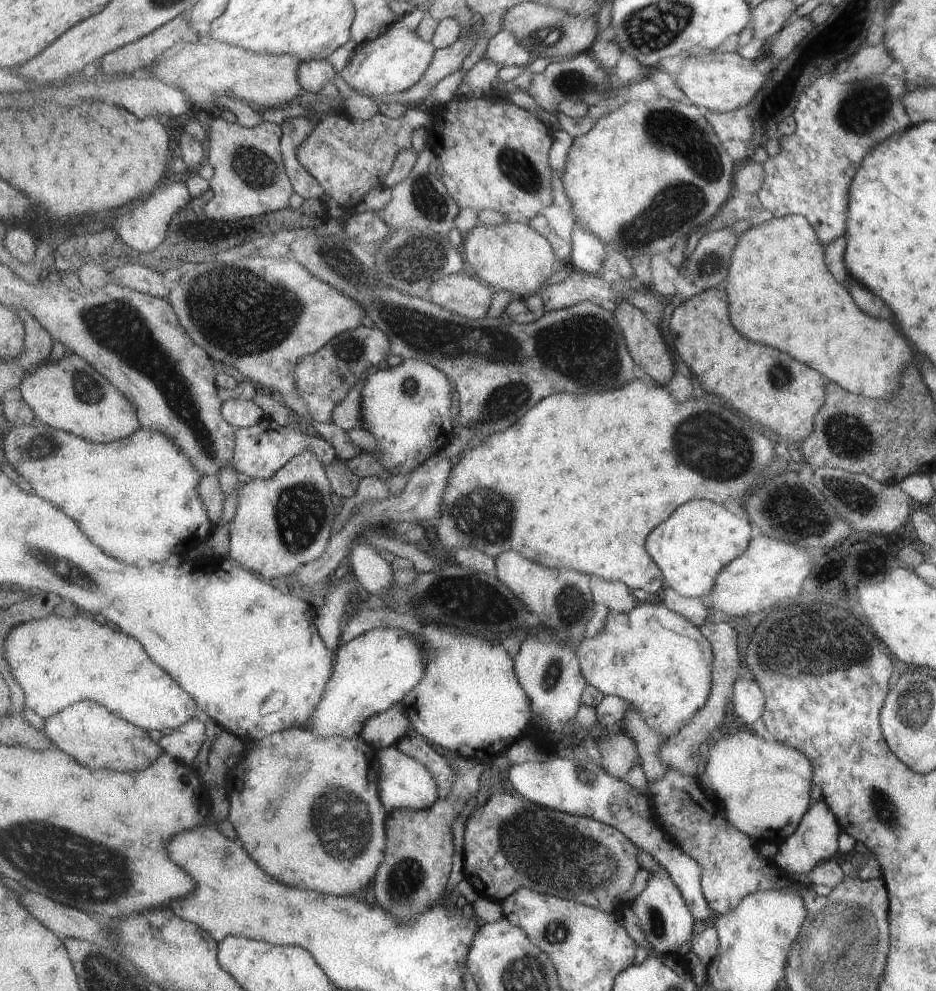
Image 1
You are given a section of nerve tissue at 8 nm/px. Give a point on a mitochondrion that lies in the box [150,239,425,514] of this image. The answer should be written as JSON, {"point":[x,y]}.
{"point":[240,317]}

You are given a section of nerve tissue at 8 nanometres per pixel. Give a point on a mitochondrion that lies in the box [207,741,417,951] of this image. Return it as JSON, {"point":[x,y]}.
{"point":[334,836]}

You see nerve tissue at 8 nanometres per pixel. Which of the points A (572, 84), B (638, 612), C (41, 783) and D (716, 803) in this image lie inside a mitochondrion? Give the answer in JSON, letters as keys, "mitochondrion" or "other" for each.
{"A":"mitochondrion","B":"other","C":"other","D":"other"}

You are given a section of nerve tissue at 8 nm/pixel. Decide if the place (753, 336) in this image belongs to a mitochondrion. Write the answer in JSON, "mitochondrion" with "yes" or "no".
{"mitochondrion":"no"}

